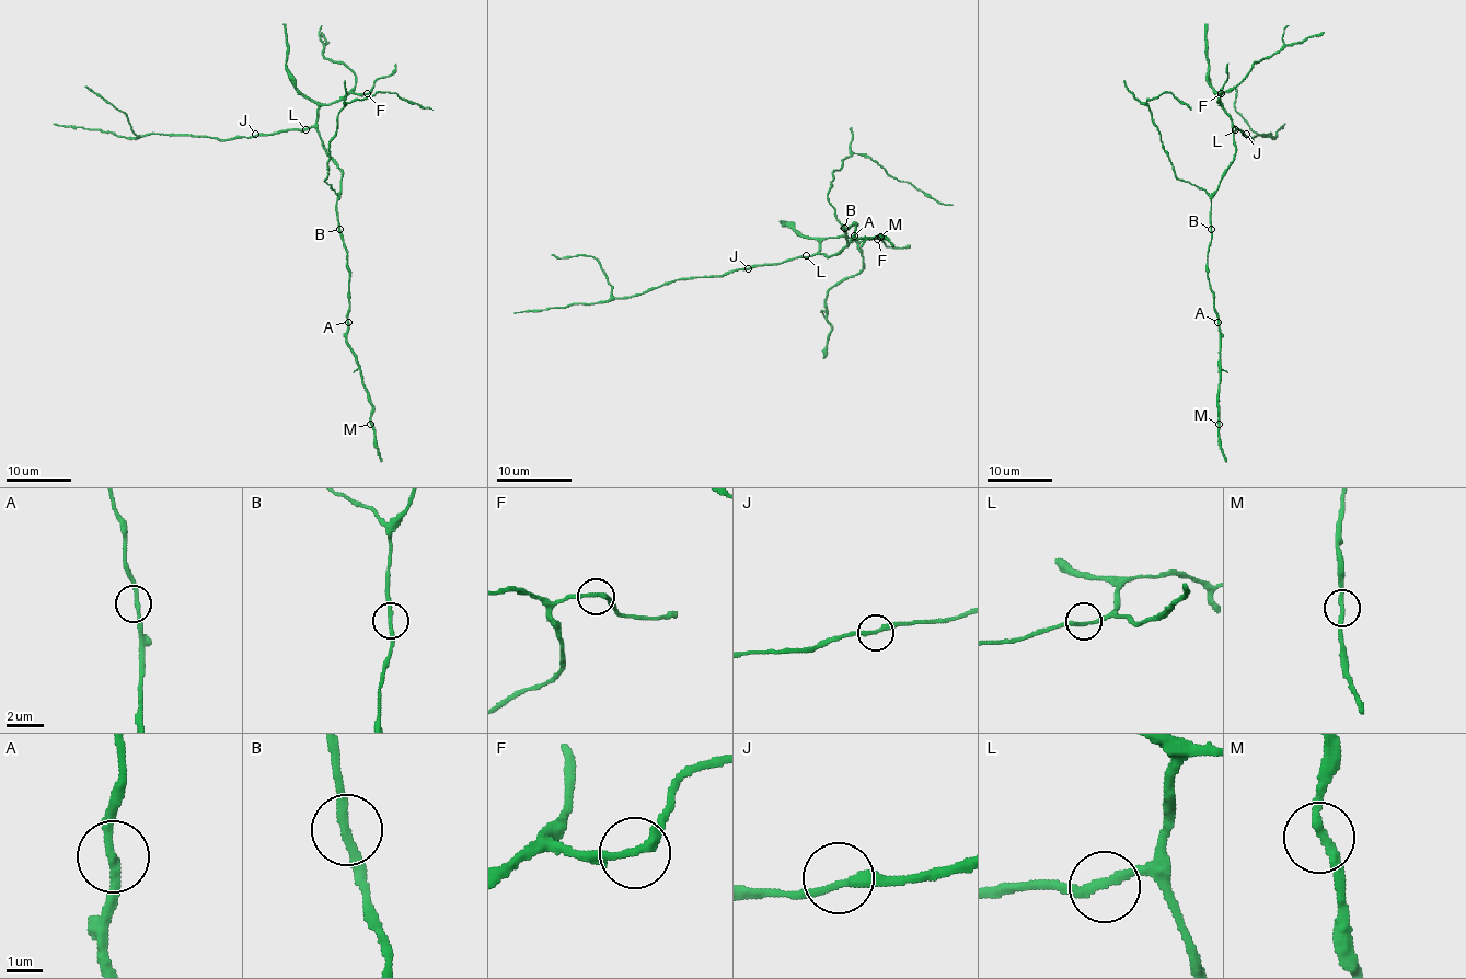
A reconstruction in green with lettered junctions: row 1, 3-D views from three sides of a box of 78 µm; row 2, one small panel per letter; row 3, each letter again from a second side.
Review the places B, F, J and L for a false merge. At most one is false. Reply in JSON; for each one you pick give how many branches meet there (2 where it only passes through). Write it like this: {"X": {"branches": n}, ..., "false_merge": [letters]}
{"false_merge": []}

